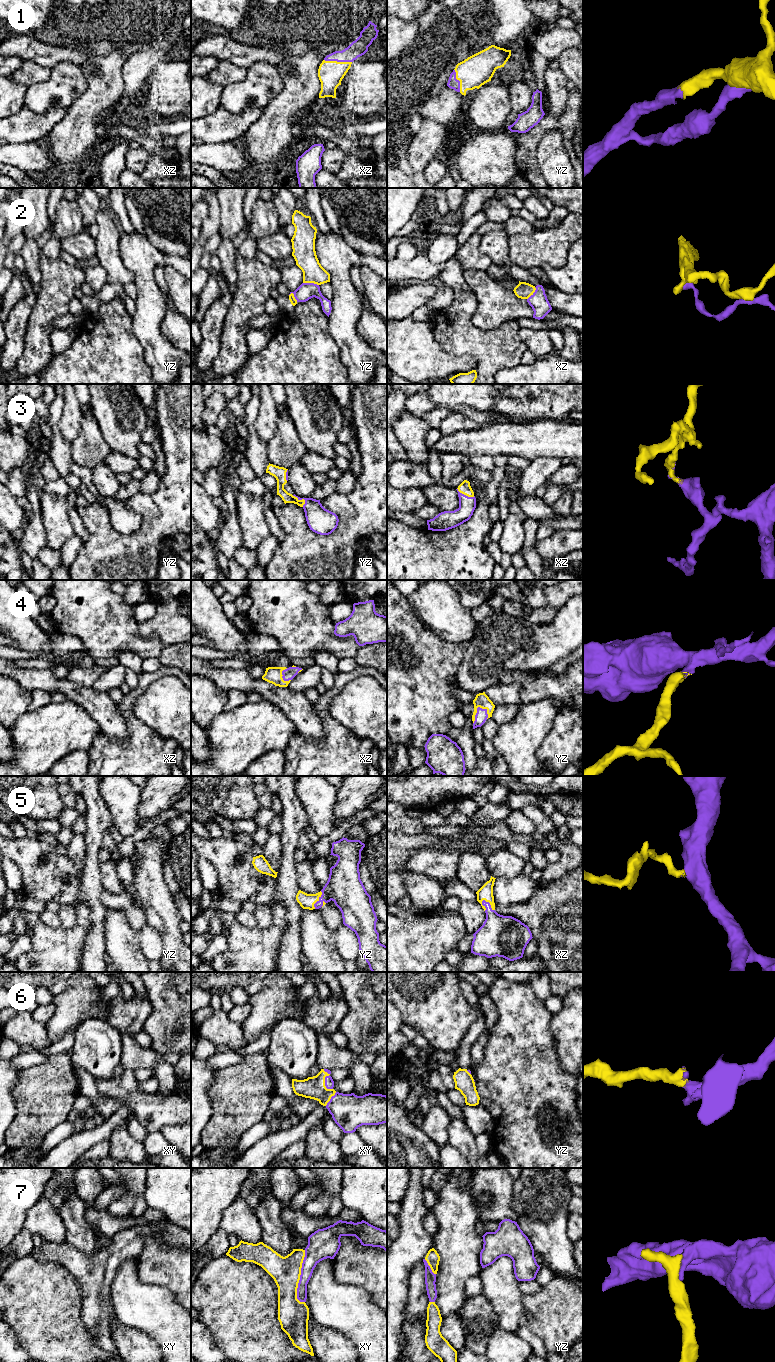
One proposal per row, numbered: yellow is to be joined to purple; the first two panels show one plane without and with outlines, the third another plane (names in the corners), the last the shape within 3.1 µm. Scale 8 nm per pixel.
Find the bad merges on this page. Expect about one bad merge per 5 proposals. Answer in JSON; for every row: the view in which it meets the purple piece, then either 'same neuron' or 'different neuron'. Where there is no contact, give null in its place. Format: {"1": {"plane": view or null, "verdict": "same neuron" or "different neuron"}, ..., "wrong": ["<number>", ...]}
{"1": {"plane": "xz", "verdict": "same neuron"}, "2": {"plane": "yz", "verdict": "different neuron"}, "3": {"plane": "yz", "verdict": "same neuron"}, "4": {"plane": "yz", "verdict": "same neuron"}, "5": {"plane": "xz", "verdict": "same neuron"}, "6": {"plane": "xy", "verdict": "same neuron"}, "7": {"plane": "xy", "verdict": "same neuron"}, "wrong": ["2"]}

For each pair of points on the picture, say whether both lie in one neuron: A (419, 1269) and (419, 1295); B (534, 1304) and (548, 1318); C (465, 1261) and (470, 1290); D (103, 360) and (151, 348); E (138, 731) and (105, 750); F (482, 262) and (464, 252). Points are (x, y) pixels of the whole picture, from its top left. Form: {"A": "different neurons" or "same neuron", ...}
{"A": "same neuron", "B": "same neuron", "C": "different neurons", "D": "different neurons", "E": "same neuron", "F": "same neuron"}

